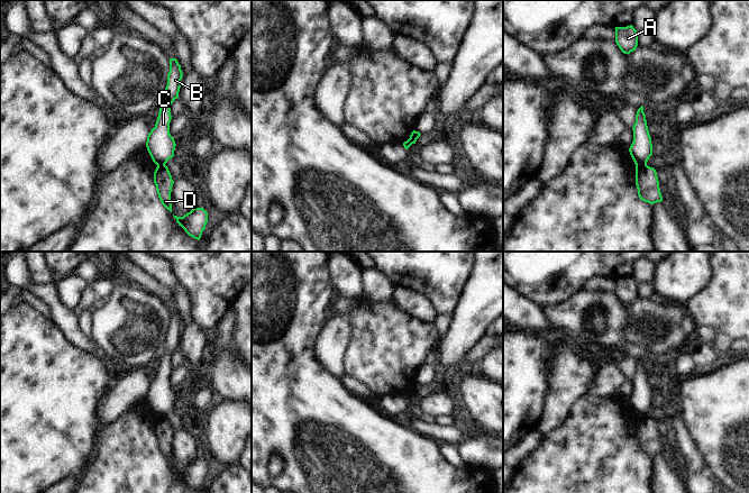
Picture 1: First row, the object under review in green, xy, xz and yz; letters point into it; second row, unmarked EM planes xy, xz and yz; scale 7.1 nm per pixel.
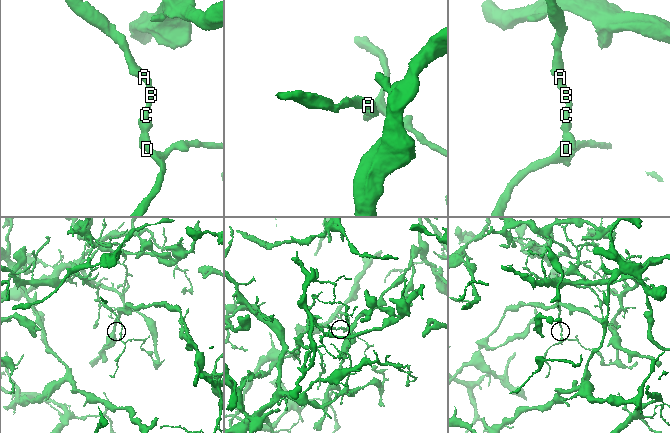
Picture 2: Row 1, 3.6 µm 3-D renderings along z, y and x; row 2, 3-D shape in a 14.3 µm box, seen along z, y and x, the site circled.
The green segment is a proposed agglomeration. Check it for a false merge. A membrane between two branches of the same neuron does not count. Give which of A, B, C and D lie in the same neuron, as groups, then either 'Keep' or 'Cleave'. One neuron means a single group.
Groups: A B C / D. Cleave

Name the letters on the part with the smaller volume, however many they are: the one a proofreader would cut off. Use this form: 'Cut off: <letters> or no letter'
Cut off: A, B, C

